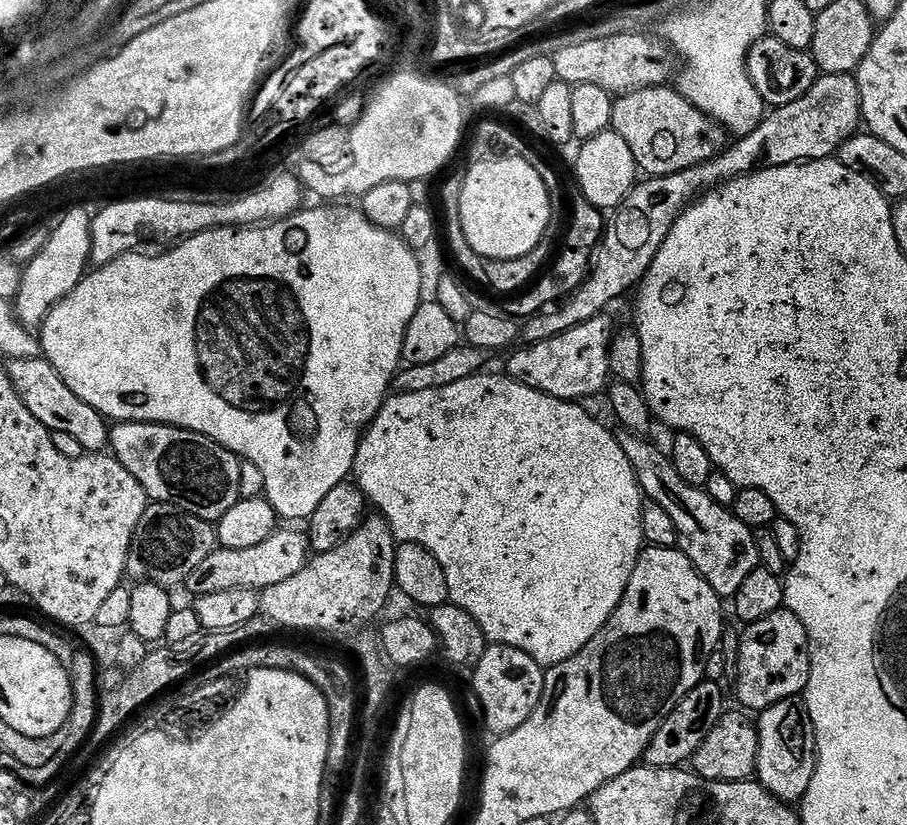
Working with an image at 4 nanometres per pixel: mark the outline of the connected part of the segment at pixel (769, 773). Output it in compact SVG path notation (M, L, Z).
M791 699L780 701L779 704L771 704L769 708L765 708L758 716L758 727L760 736L760 745L758 746L757 762L755 775L758 777L759 783L763 784L777 800L781 802L796 802L804 795L804 791L810 786L810 778L812 777L813 761L804 757L804 740L806 744L806 732L800 729L800 720L802 724L802 712L799 707L796 708Z

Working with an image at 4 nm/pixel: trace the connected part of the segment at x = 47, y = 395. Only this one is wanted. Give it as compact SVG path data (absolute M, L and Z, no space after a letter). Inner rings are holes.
M43 358L13 359L7 365L7 369L16 392L35 416L47 418L49 421L54 420L58 423L56 425L59 431L74 437L81 449L88 452L100 452L107 449L104 447L108 444L109 421L98 410L94 410L94 406L82 402L82 398L78 398L78 394L74 394L74 390L70 390L66 382L62 382L62 378L56 373L54 366L50 366L48 360Z

